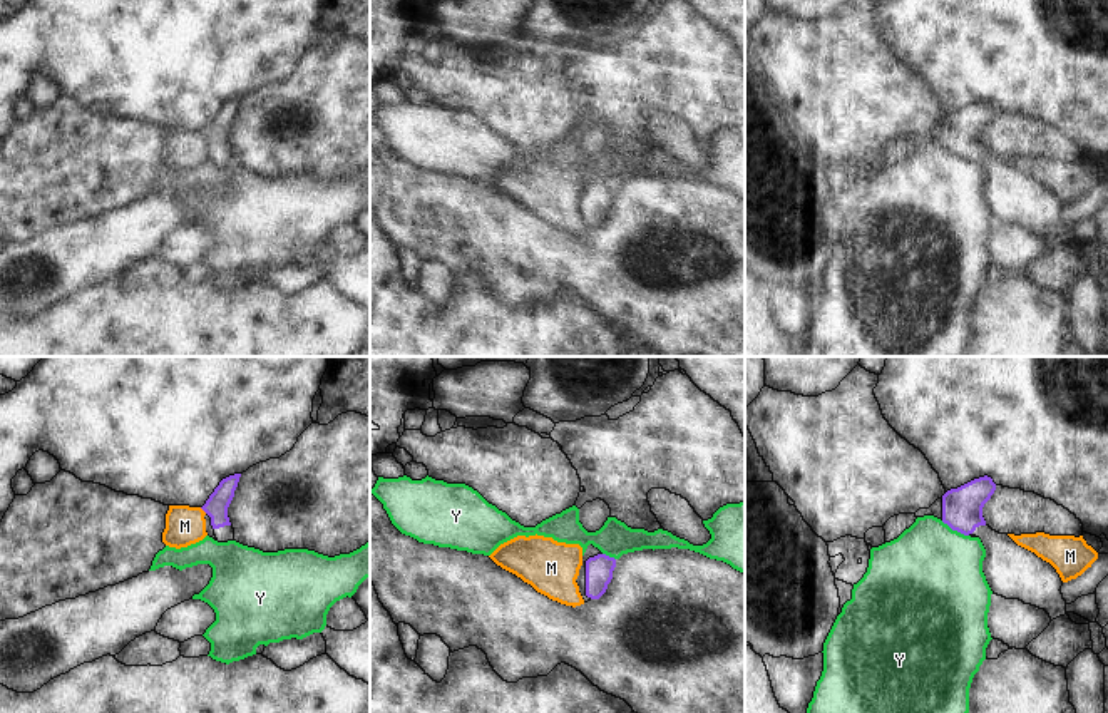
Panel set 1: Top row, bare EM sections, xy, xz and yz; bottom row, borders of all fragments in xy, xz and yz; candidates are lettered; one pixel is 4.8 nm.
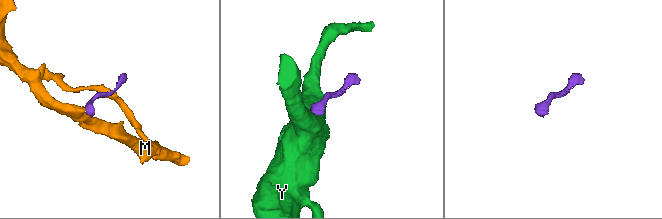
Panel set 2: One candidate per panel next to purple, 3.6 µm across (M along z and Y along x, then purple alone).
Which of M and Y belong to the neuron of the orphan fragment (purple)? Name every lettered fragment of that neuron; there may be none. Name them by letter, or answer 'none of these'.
none of these

